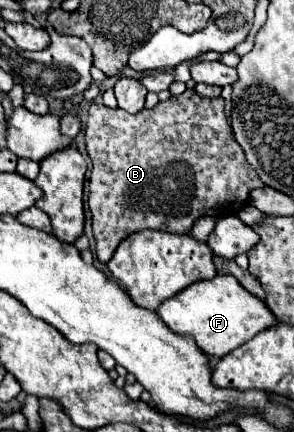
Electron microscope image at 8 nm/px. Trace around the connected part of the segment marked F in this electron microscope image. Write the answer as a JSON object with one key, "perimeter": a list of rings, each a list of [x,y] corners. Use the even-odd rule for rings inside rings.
{"perimeter":[[[216,275],[210,281],[196,281],[164,301],[156,313],[174,333],[192,335],[196,345],[212,357],[224,357],[250,341],[256,333],[276,325],[276,317],[270,313],[264,301],[248,293],[232,275]]]}

